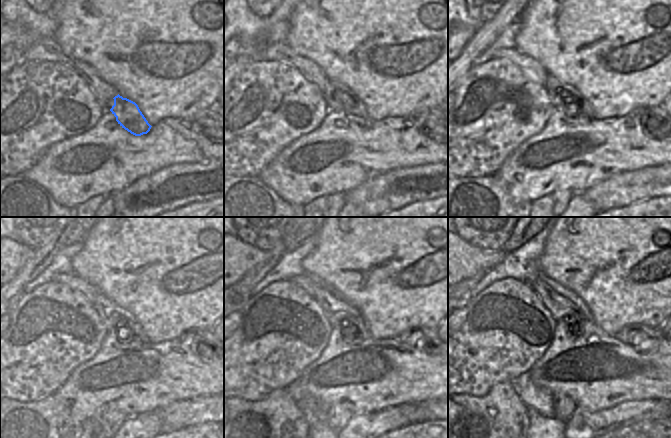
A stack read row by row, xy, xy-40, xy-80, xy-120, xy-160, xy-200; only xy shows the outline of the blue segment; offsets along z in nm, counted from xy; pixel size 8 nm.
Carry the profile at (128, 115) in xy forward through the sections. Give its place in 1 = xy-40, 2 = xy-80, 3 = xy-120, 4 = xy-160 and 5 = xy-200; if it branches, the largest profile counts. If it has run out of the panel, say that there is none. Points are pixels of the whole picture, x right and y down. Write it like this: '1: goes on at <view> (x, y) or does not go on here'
1: goes on at xy-40 (357, 113)
2: goes on at xy-80 (583, 113)
3: goes on at xy-120 (106, 309)
4: goes on at xy-160 (335, 308)
5: goes on at xy-200 (559, 306)

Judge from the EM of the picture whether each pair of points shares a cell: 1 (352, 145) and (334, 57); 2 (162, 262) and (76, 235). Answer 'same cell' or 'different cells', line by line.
1: different cells
2: different cells

